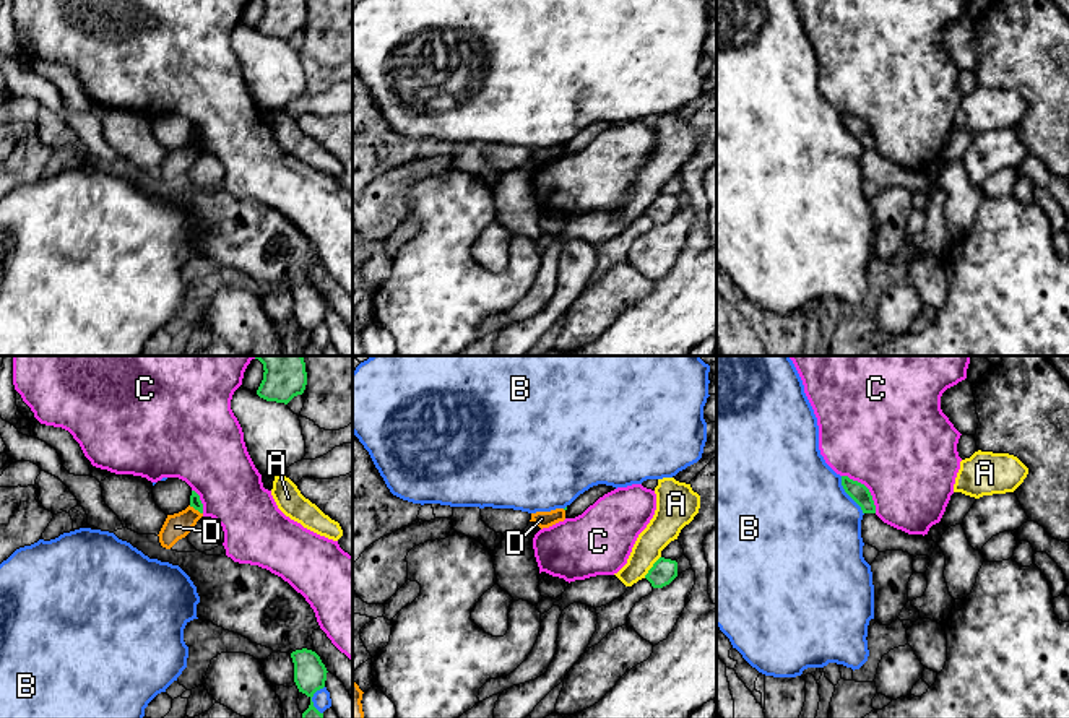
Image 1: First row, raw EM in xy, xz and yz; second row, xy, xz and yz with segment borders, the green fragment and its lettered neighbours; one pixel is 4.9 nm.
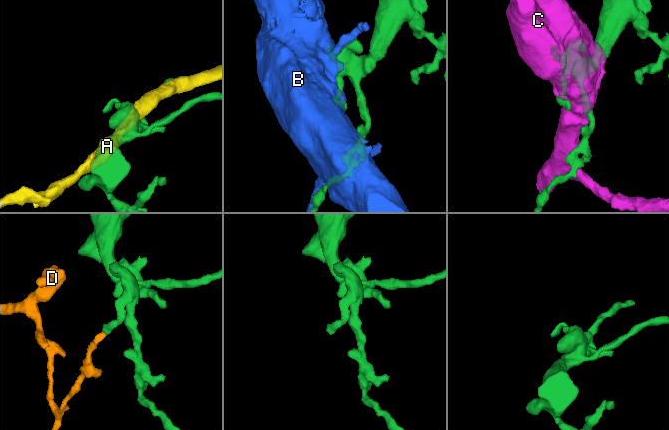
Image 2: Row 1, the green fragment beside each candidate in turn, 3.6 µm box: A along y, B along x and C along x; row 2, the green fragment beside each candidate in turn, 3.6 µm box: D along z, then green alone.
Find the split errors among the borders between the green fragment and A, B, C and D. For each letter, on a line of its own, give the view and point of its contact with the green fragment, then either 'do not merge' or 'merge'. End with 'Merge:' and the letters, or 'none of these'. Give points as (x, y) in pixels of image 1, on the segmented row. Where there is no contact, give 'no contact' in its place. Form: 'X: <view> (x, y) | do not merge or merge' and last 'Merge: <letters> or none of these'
A: xz (652, 567) | do not merge
B: yz (848, 494) | do not merge
C: yz (866, 488) | do not merge
D: xy (195, 509) | do not merge
Merge: none of these

